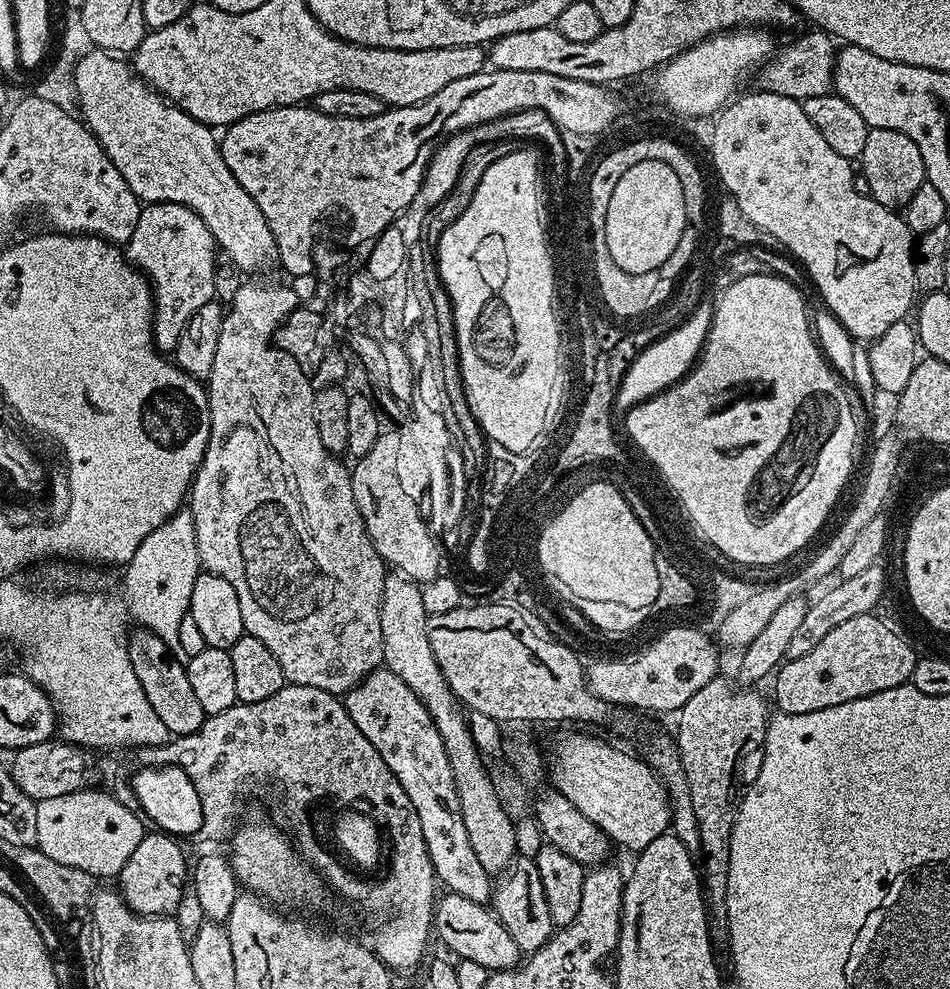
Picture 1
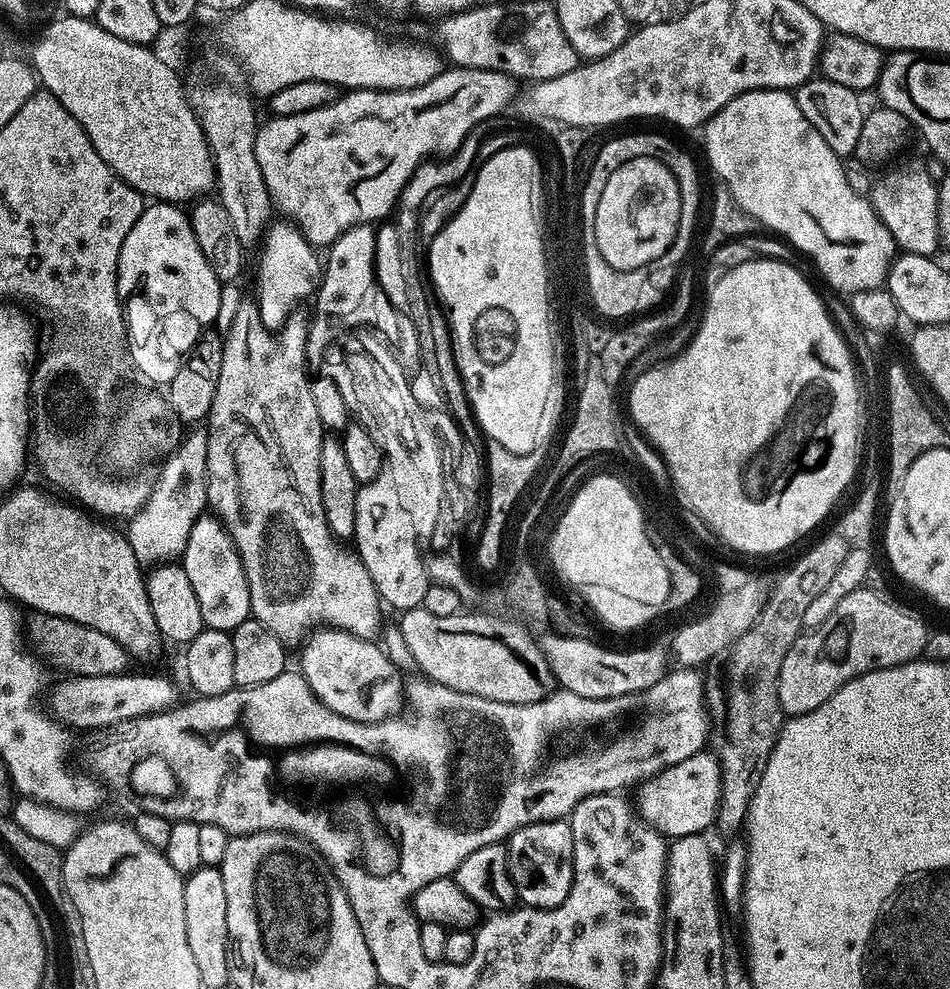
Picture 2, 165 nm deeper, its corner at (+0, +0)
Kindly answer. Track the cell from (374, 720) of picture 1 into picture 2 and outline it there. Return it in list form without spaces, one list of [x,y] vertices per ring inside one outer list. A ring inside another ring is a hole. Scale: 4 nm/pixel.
[[[321,626],[303,641],[300,650],[299,672],[334,714],[359,724],[377,724],[401,711],[406,700],[405,677],[376,640],[363,640],[341,628]]]

